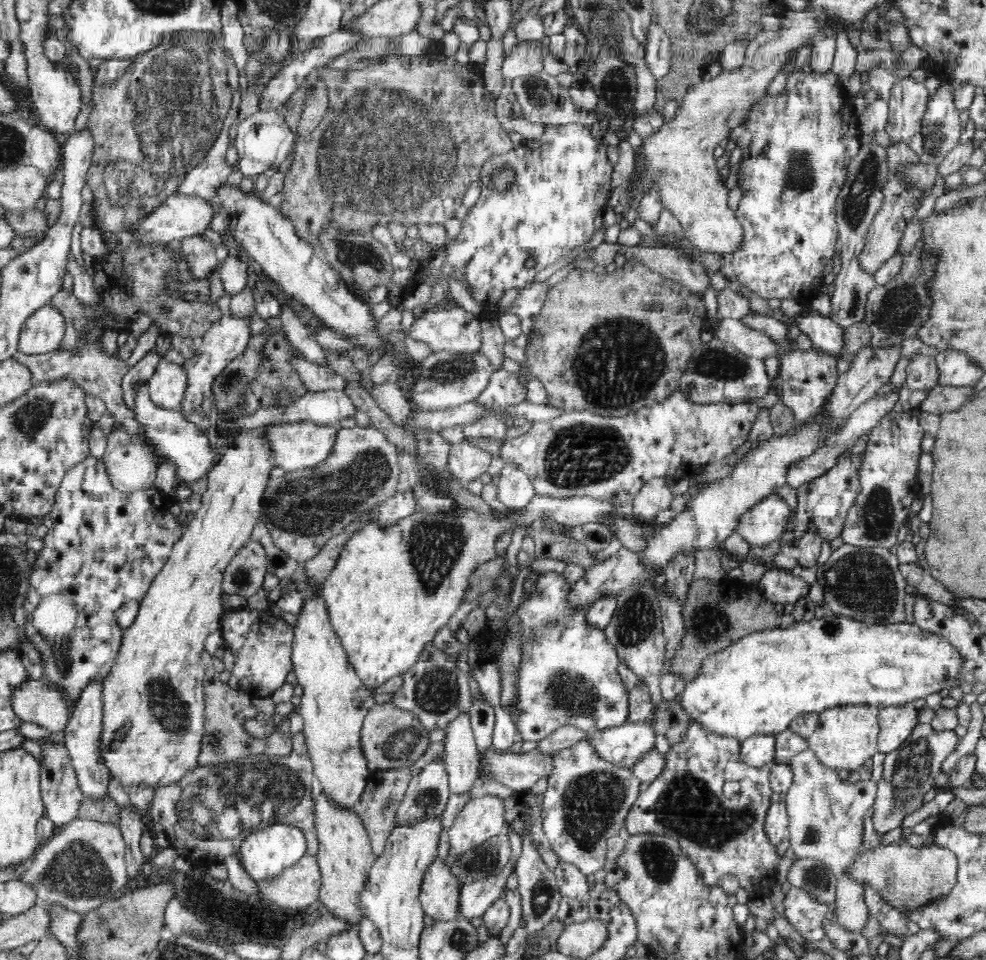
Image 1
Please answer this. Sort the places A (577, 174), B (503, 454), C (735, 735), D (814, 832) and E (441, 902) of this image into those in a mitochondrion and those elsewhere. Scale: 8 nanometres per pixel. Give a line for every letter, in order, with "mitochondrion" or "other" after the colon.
A: other
B: other
C: other
D: mitochondrion
E: other

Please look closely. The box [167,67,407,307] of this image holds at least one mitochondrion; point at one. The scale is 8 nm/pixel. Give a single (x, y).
(353, 256)

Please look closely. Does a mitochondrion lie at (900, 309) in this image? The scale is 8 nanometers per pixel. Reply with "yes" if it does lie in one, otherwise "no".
yes

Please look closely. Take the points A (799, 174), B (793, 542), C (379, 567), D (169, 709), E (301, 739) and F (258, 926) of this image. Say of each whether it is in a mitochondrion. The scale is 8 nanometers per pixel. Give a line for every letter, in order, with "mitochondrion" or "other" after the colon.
A: mitochondrion
B: other
C: other
D: mitochondrion
E: other
F: other

